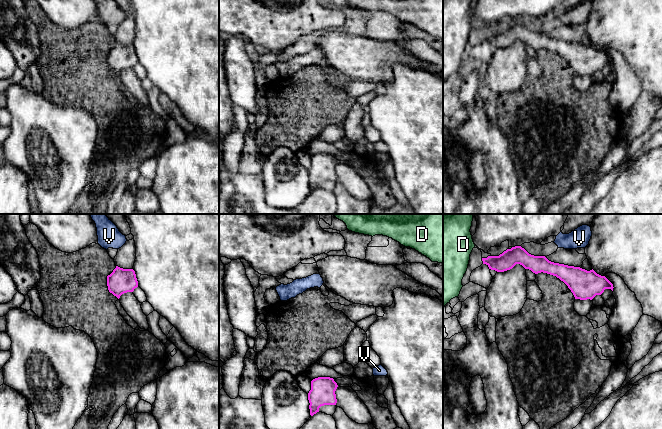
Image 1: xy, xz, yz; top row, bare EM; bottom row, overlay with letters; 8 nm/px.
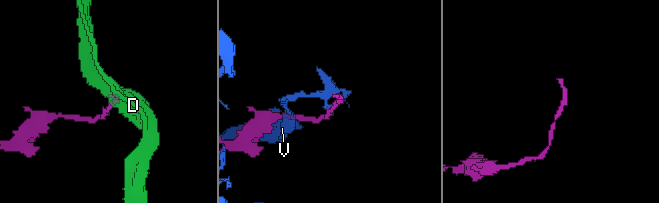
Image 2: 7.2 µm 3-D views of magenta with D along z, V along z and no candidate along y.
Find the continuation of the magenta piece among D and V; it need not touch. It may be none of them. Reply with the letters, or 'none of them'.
none of them

